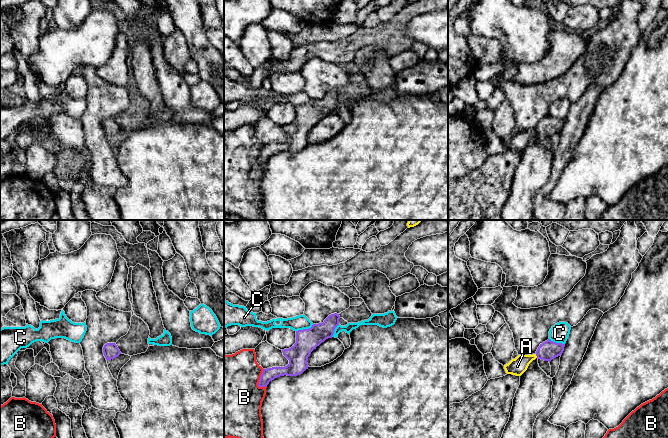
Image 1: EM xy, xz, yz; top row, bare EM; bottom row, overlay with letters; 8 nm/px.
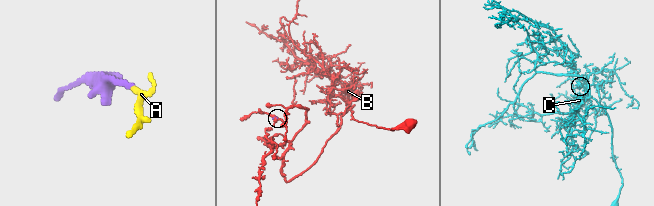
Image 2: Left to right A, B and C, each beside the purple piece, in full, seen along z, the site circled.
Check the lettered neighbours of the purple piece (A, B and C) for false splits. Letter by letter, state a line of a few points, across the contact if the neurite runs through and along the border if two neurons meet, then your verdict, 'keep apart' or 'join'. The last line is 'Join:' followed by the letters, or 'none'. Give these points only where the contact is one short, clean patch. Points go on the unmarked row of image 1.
A: line yz (548, 126), (536, 131), (524, 136), (517, 142); join
B: keep apart
C: line xz (313, 100), (308, 104), (296, 107); keep apart
Join: A

